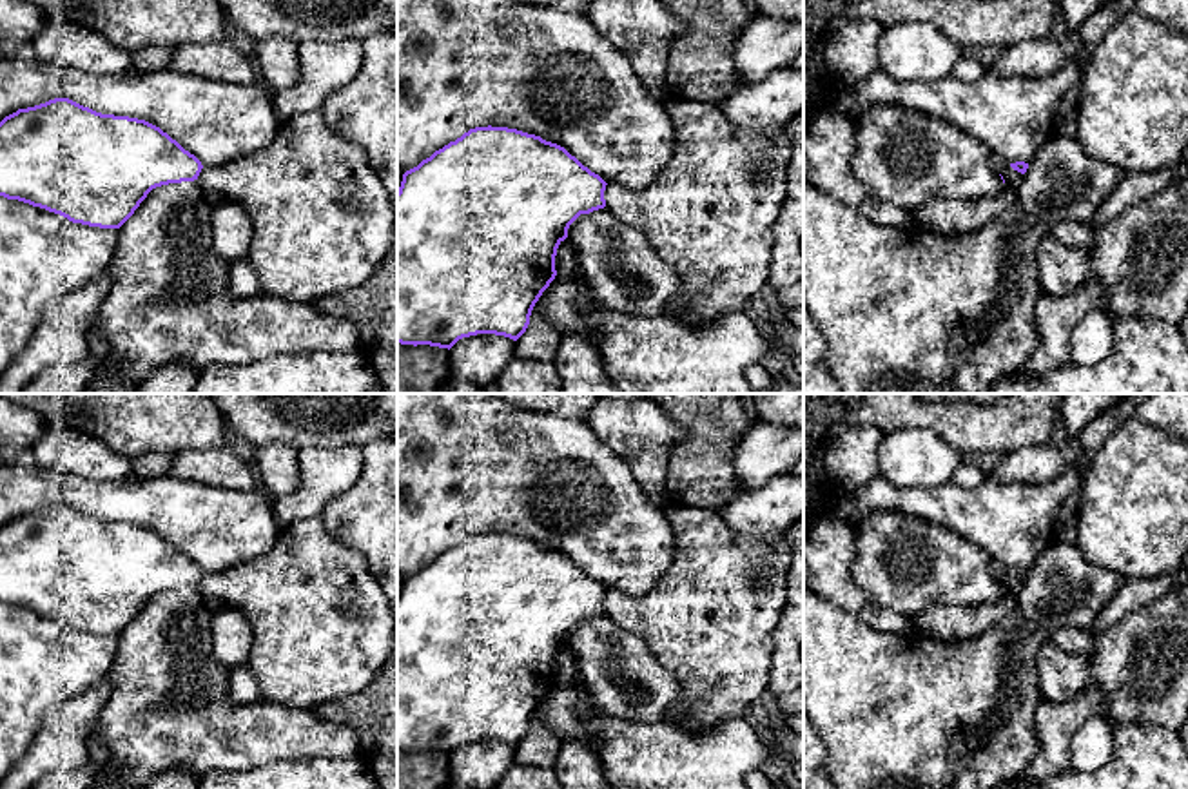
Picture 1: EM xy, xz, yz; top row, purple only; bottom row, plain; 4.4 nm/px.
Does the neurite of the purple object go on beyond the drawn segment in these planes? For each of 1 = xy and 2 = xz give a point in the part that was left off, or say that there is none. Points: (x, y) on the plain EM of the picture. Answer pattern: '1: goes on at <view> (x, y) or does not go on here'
1: does not go on here
2: does not go on here

